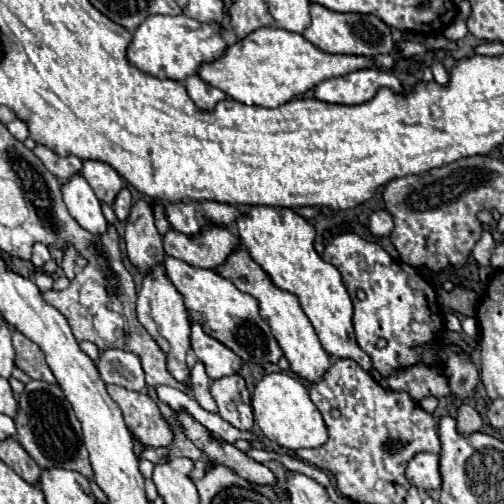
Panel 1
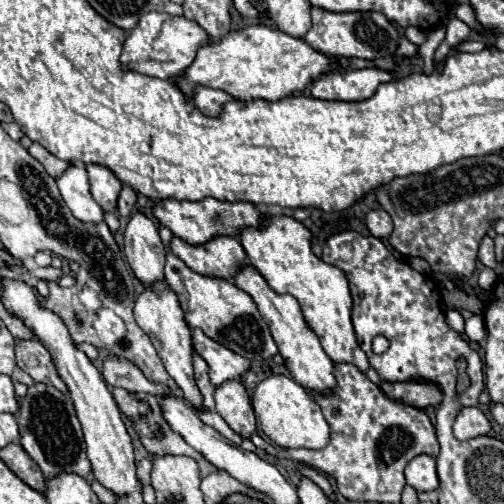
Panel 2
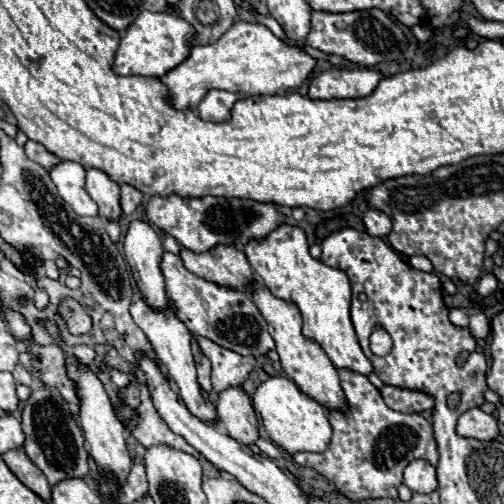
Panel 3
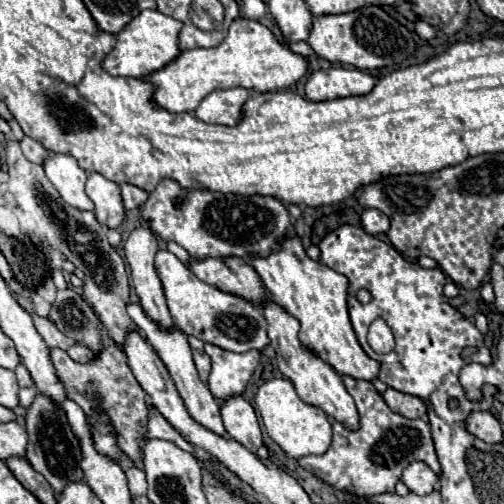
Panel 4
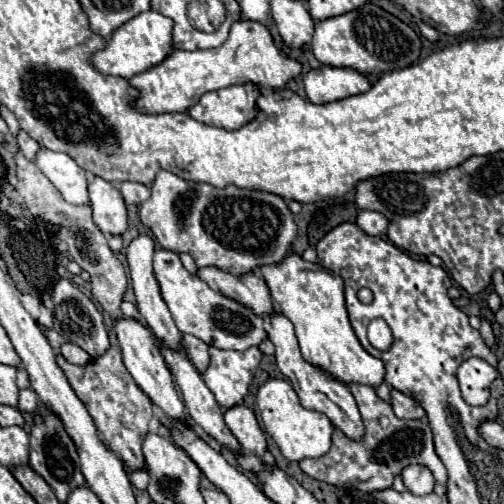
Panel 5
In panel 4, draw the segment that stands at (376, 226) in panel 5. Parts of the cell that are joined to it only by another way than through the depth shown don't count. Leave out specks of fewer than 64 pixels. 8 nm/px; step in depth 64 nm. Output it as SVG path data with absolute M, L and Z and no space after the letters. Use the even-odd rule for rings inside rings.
M364 210L364 214L362 214L362 228L368 234L372 234L372 236L386 234L388 228L390 228L390 218L384 212L380 212L380 210Z

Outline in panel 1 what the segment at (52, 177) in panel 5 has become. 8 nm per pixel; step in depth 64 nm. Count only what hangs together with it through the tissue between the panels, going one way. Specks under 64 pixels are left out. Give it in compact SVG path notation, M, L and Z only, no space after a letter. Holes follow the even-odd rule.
M82 174L72 176L62 186L62 196L68 206L70 216L90 234L104 234L108 228L106 218L100 210L100 200L96 198L90 184L84 180Z

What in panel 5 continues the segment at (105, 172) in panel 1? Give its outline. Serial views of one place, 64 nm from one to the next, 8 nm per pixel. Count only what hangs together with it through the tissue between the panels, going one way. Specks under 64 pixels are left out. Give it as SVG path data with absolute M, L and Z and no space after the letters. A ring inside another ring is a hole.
M96 176L88 184L88 194L96 226L104 234L122 234L128 228L128 218L120 190L112 182Z

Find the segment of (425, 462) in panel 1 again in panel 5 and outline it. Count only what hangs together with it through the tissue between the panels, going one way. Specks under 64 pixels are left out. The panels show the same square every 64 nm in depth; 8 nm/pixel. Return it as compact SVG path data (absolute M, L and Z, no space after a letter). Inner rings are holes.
M410 464L402 470L402 480L406 484L406 488L416 494L416 496L424 496L424 494L430 494L434 490L434 476L432 472L422 466L422 464Z

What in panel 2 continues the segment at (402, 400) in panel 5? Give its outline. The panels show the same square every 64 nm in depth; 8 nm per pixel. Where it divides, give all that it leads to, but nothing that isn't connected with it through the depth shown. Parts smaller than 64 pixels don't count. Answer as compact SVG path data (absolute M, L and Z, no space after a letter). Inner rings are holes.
M408 380L408 382L380 382L380 388L386 396L394 400L404 400L406 404L412 404L416 408L428 408L438 406L442 402L442 390L438 384L428 380Z

